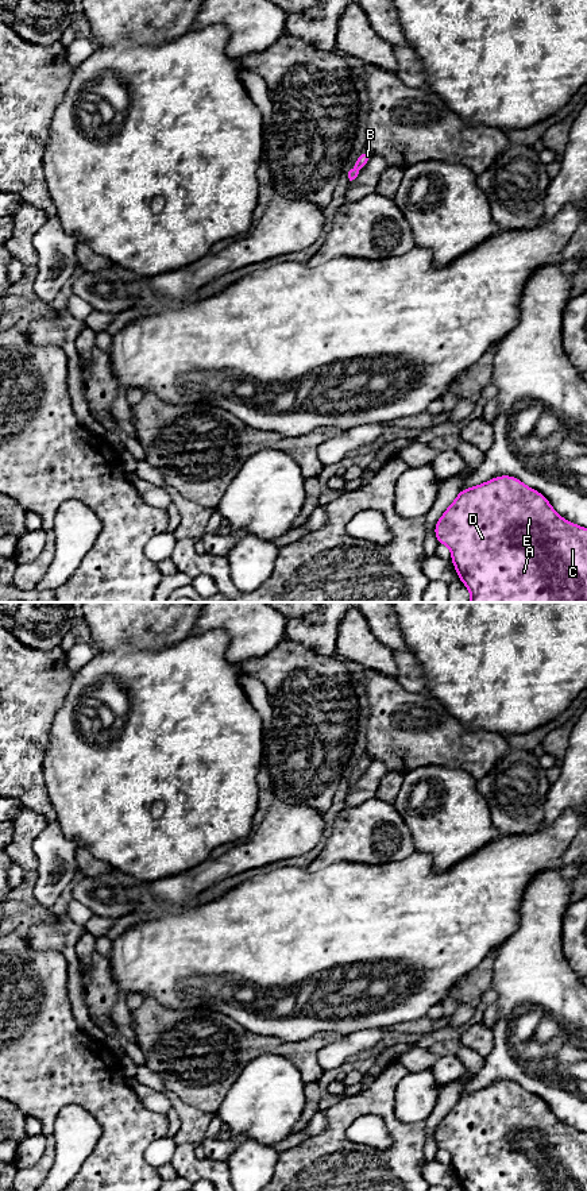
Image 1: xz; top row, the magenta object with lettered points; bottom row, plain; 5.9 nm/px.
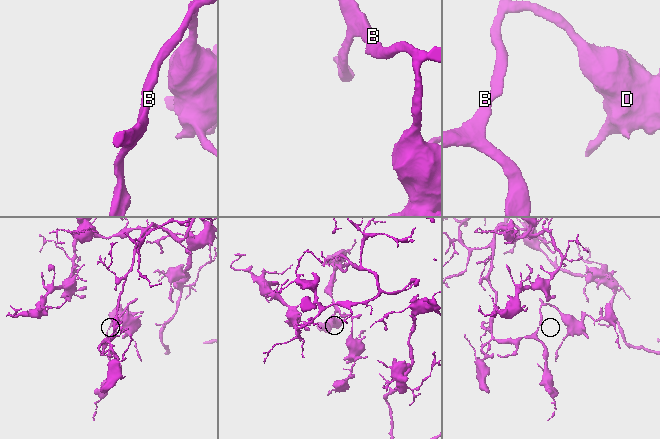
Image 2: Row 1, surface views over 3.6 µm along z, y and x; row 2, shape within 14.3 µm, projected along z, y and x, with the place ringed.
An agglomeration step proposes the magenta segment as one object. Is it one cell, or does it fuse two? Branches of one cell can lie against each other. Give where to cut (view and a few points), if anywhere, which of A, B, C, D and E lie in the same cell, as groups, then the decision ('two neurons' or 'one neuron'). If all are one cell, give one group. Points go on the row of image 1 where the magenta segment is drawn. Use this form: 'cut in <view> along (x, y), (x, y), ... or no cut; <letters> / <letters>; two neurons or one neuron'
no cut; A B C D E; one neuron

